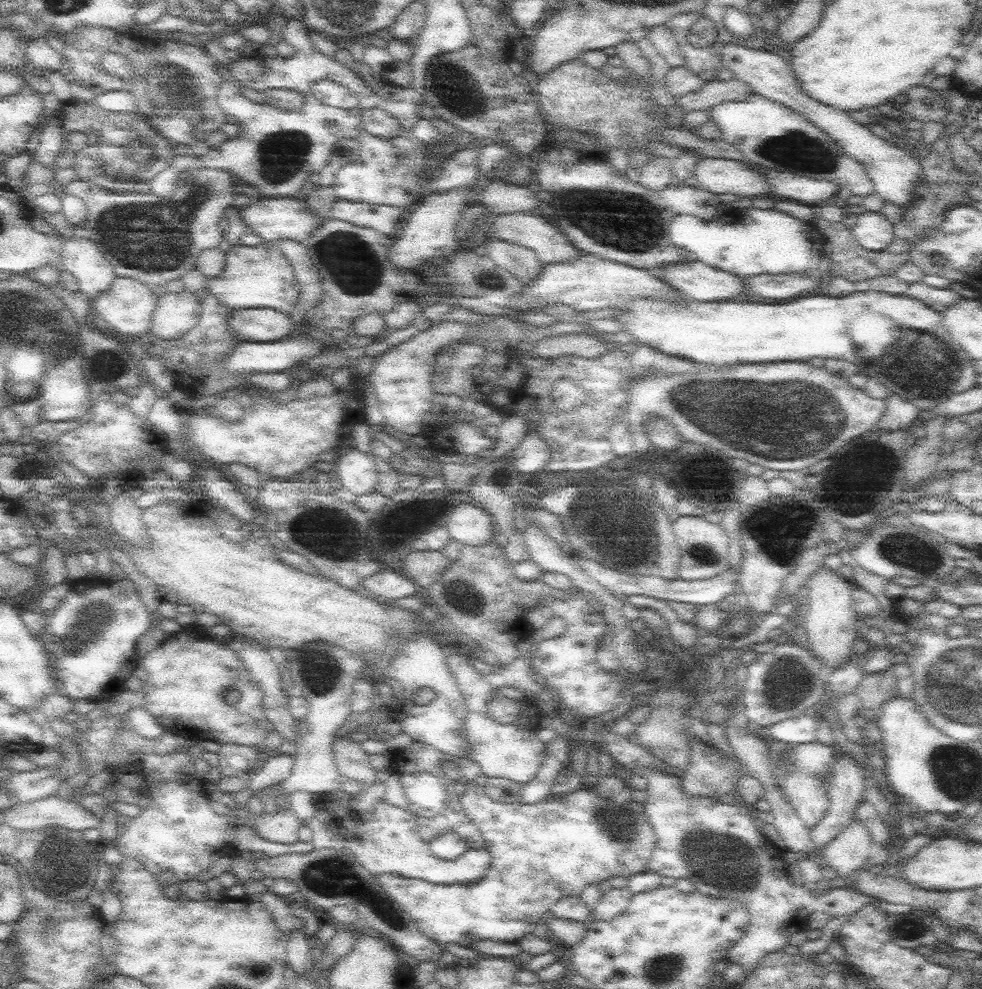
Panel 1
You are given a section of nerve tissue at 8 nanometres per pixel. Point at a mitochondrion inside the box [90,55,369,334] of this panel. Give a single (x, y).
(146, 236)

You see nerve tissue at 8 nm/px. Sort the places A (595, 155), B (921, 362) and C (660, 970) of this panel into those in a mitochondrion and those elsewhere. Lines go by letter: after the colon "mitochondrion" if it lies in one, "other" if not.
A: other
B: mitochondrion
C: mitochondrion

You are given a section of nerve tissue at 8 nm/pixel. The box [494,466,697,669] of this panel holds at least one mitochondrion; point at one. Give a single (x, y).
(594, 514)

